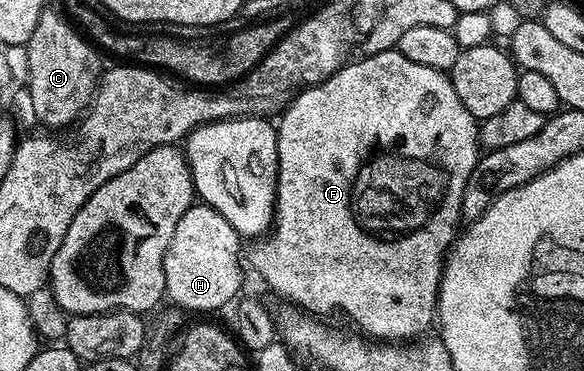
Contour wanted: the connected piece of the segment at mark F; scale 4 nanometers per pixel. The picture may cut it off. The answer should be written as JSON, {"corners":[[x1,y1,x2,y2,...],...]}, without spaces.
{"corners":[[396,49,360,58,346,62,330,79,298,90,281,123,276,124,277,200,273,210,273,225,268,234,254,242,257,244,250,251,248,248,247,263,278,295,278,300,308,311,314,317,329,317,325,315,342,311,358,327,354,328,370,340,413,341,424,336,428,332,425,330,435,323,437,294,441,292,441,268,458,234,457,223,462,222,463,189,467,189,467,177,471,177,477,168,478,158,483,151,479,142,479,123,471,113,467,113,467,105,459,101,459,93,455,93,446,72,436,71,427,65,415,65,415,61,403,57,403,53]]}

